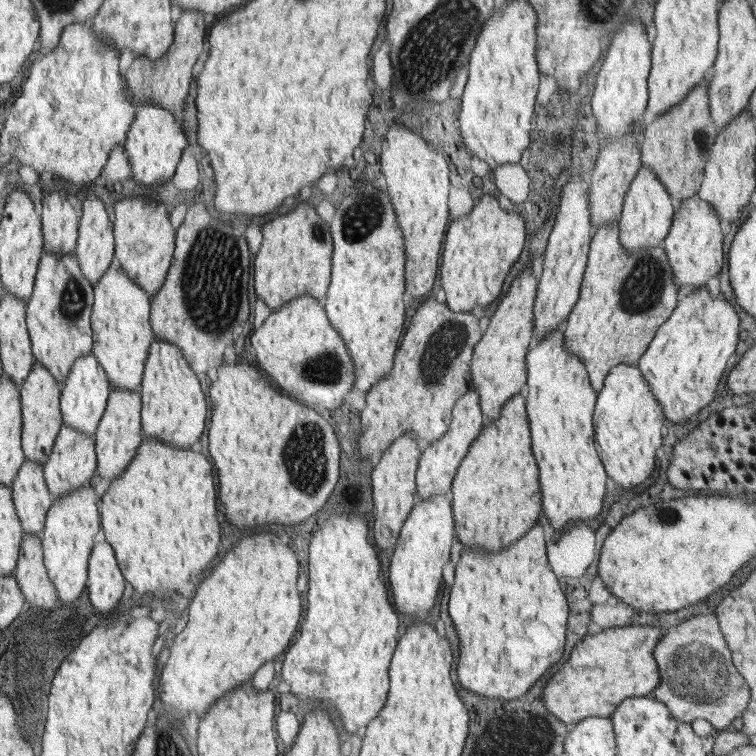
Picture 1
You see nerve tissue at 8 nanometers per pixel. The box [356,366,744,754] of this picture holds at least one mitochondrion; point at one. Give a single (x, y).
(698, 675)

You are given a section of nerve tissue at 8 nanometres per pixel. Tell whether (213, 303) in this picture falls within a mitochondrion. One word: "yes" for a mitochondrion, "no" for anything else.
yes

